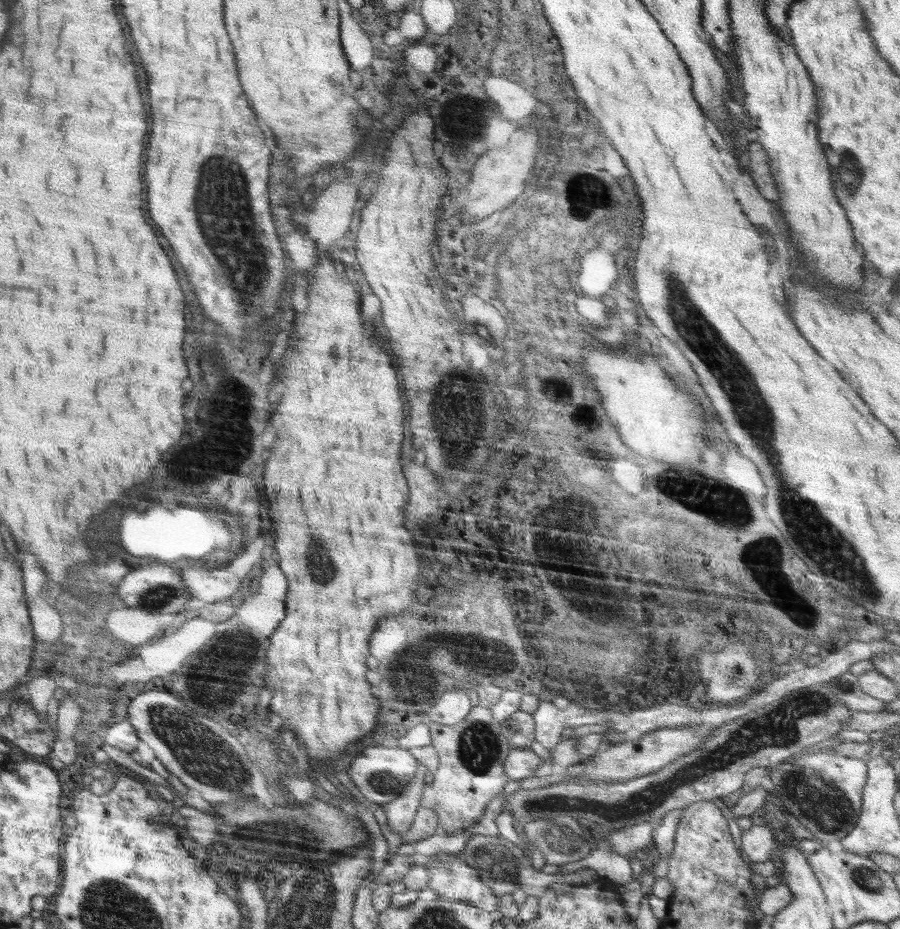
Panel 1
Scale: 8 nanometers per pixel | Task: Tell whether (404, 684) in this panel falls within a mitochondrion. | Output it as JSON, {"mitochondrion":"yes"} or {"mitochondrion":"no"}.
{"mitochondrion":"yes"}

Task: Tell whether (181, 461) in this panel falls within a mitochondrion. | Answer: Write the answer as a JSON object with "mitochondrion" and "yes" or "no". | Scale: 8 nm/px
{"mitochondrion":"no"}

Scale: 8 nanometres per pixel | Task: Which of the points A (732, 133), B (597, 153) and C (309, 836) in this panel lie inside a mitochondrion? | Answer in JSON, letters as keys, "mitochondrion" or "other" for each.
{"A":"other","B":"other","C":"mitochondrion"}

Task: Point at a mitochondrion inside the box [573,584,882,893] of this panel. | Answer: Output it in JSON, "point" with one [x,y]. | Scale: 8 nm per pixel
{"point":[816,798]}

